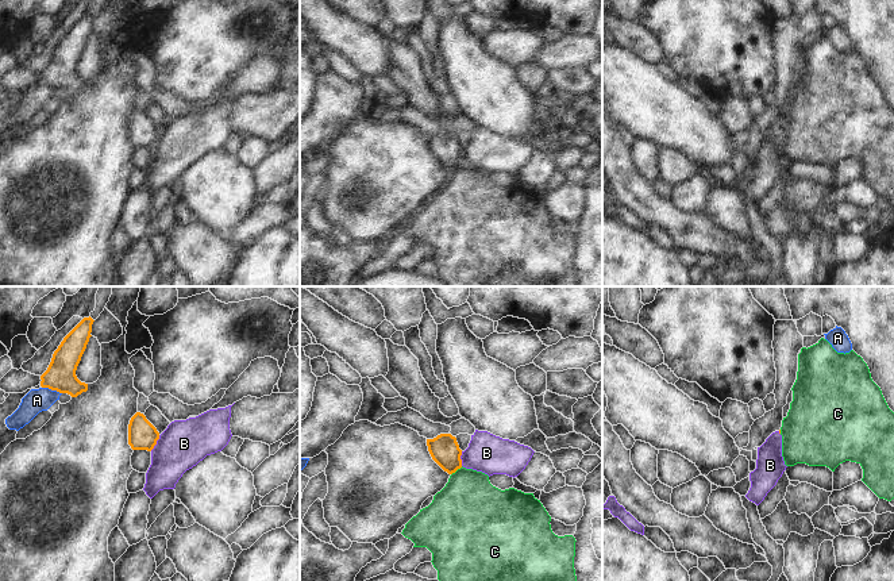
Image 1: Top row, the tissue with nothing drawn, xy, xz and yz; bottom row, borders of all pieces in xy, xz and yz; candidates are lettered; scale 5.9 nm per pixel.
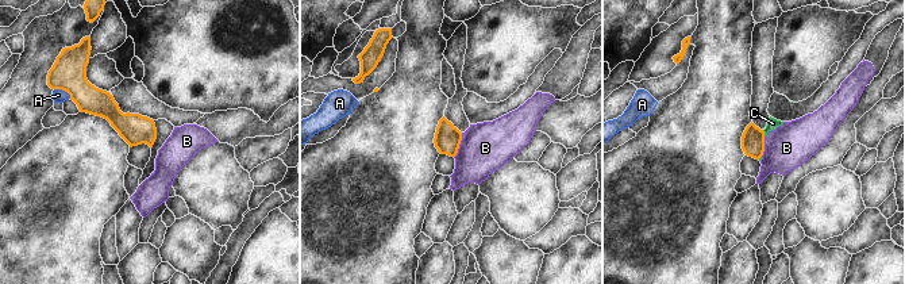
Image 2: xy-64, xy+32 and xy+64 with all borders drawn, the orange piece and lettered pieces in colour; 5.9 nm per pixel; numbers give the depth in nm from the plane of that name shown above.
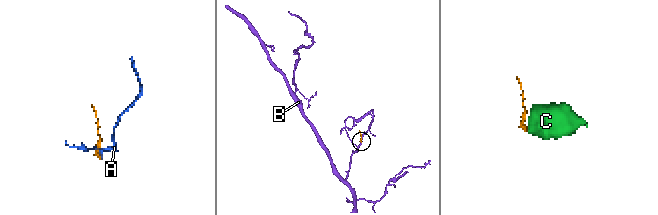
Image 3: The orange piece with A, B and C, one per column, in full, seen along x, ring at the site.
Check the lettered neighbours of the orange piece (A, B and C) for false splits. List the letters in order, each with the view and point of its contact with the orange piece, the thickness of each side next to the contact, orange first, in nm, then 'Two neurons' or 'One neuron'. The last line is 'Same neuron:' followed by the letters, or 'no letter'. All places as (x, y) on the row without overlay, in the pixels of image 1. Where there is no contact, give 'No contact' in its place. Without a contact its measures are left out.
A: Touches orange at xy (51, 87). Thickness 180 nm (orange) against 140 nm. Two neurons
B: Touches orange at xy (155, 141). Thickness 180 nm (orange) against 280 nm. Two neurons
C: Touches orange at xz (457, 166). Thickness 180 nm (orange) against 400 nm. One neuron
Same neuron: C

